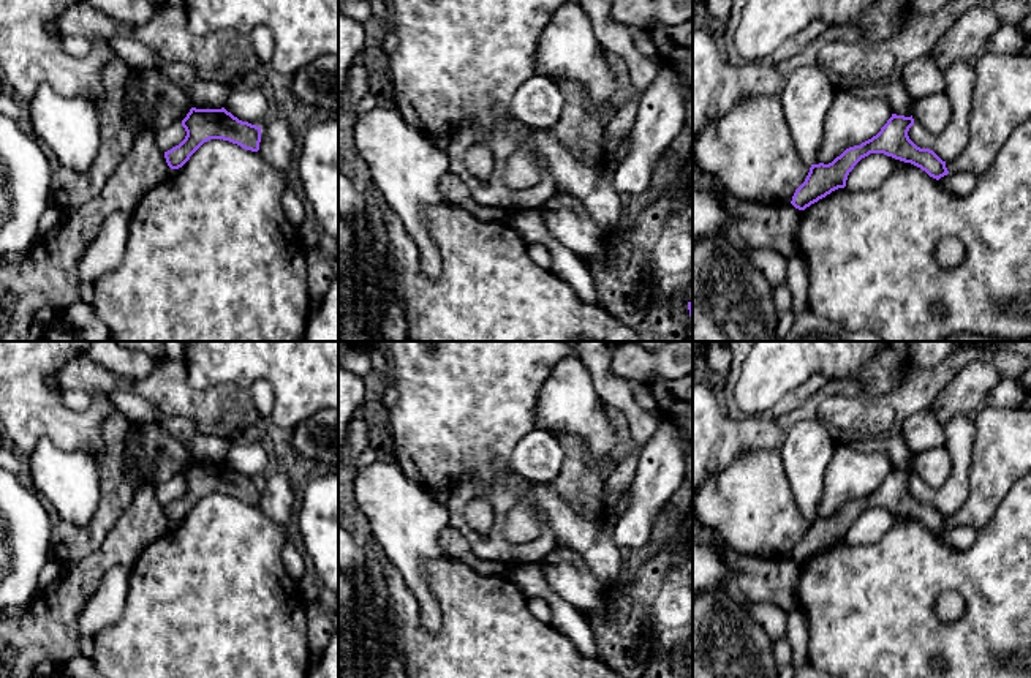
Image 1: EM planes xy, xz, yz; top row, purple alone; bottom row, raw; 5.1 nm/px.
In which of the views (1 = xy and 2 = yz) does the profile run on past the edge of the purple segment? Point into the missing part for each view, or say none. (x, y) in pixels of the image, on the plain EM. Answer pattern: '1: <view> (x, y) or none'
1: none
2: none

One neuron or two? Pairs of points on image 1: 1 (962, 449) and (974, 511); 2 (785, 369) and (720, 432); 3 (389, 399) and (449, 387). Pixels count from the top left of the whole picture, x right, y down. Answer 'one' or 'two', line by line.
1: two
2: two
3: two

